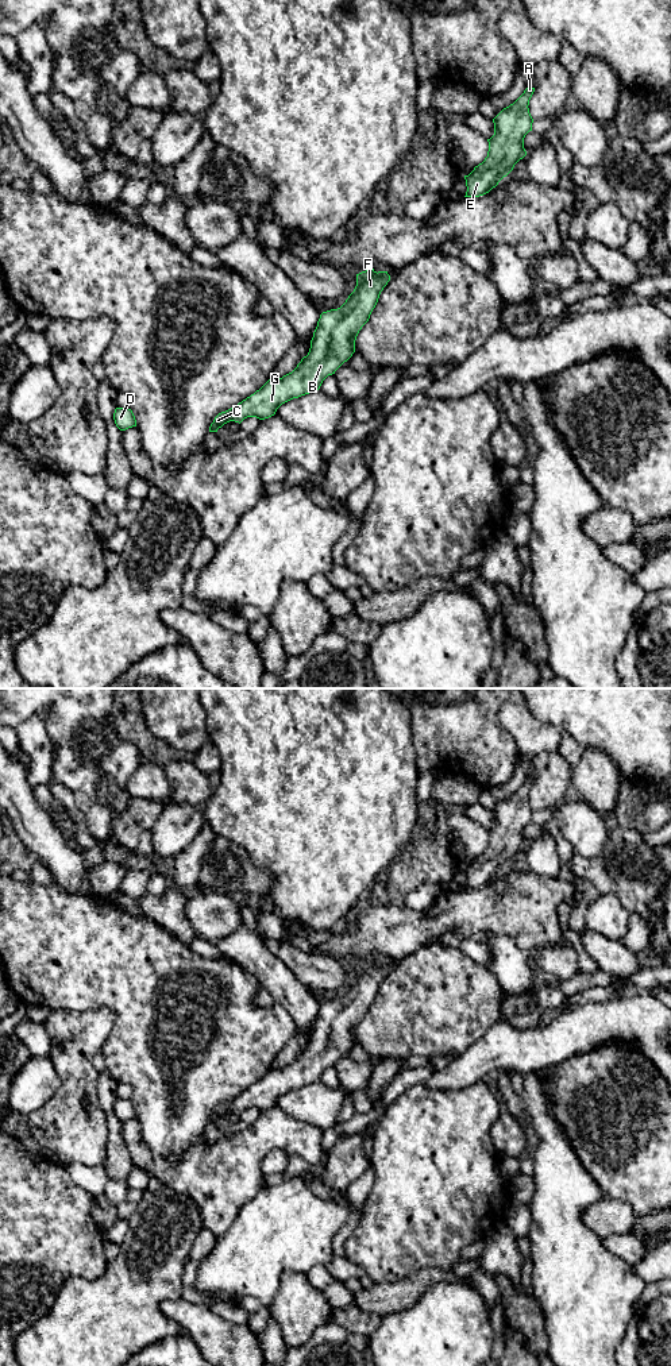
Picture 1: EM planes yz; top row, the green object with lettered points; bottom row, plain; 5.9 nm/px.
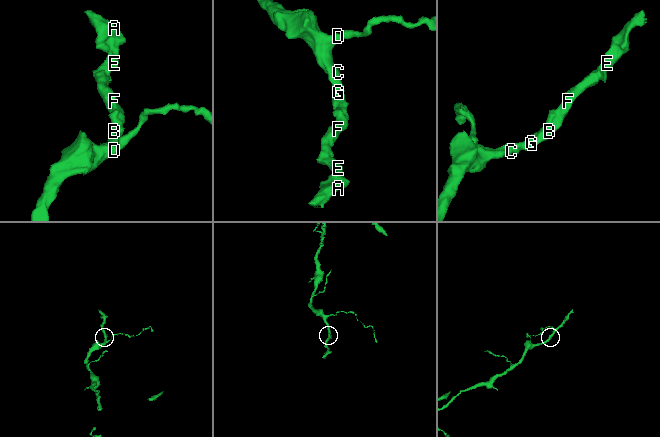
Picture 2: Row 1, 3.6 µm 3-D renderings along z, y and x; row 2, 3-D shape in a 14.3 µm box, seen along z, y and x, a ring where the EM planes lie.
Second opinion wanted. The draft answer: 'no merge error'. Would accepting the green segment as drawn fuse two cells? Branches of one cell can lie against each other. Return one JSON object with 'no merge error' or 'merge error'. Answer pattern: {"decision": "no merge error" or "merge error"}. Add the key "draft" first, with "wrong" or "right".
{"draft": "right", "decision": "no merge error"}

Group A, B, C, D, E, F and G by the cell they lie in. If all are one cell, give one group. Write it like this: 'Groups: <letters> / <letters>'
Groups: A B C D E F G

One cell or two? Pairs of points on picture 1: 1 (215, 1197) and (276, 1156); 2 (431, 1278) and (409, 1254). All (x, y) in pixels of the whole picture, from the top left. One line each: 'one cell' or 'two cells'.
1: two cells
2: two cells

